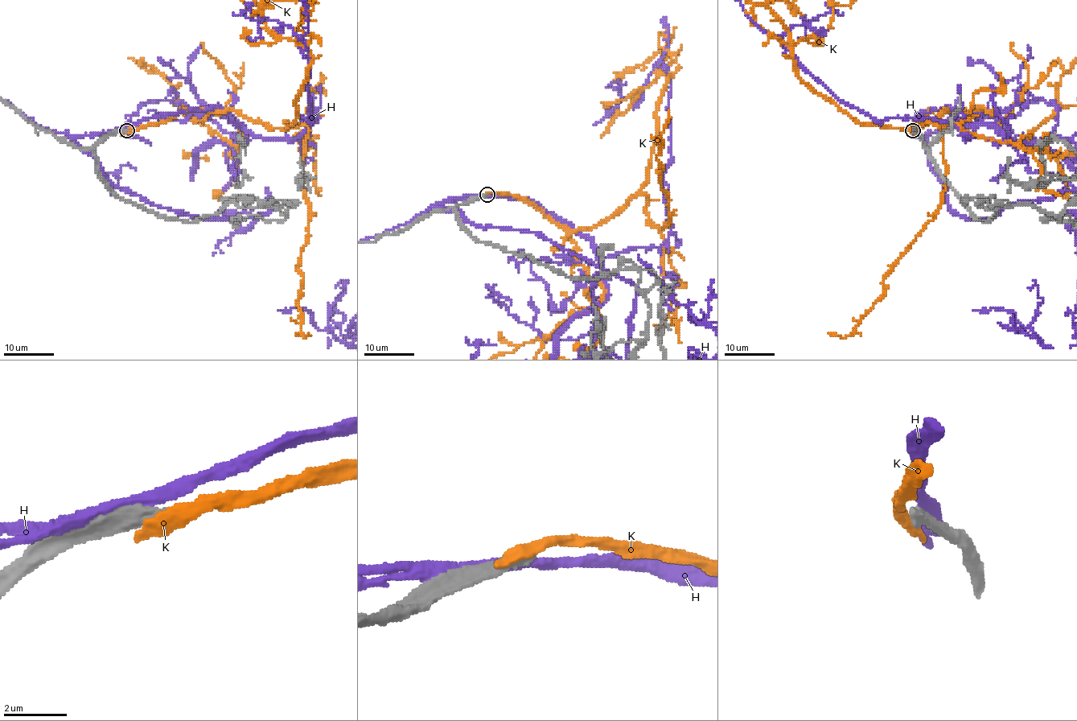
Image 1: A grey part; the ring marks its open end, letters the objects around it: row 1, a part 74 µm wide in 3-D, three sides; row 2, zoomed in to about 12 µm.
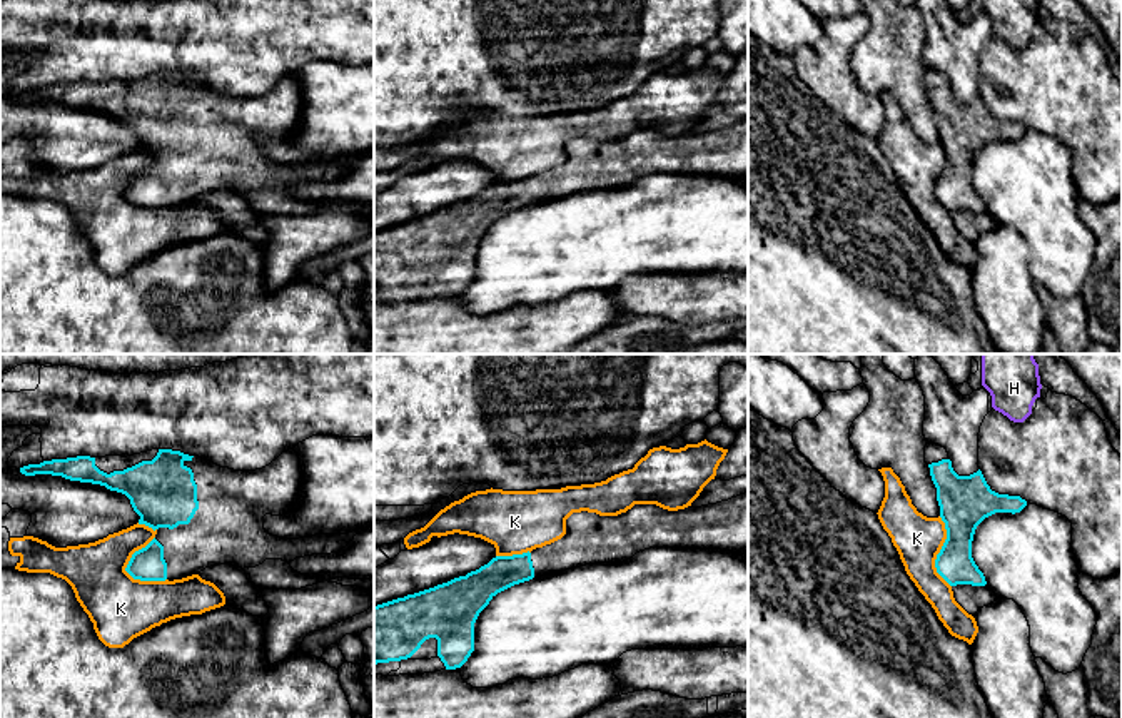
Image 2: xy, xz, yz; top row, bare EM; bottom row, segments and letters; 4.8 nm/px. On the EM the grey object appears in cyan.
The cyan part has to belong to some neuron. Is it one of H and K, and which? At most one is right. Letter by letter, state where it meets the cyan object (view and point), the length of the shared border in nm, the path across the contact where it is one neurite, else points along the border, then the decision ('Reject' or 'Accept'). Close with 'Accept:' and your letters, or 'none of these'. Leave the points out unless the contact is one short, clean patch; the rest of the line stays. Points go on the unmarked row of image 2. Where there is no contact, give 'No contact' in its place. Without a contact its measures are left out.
H: No contact. Reject
K: Touches cyan at xy (132, 182). Shared border 240 nm. Reject
Accept: none of these

